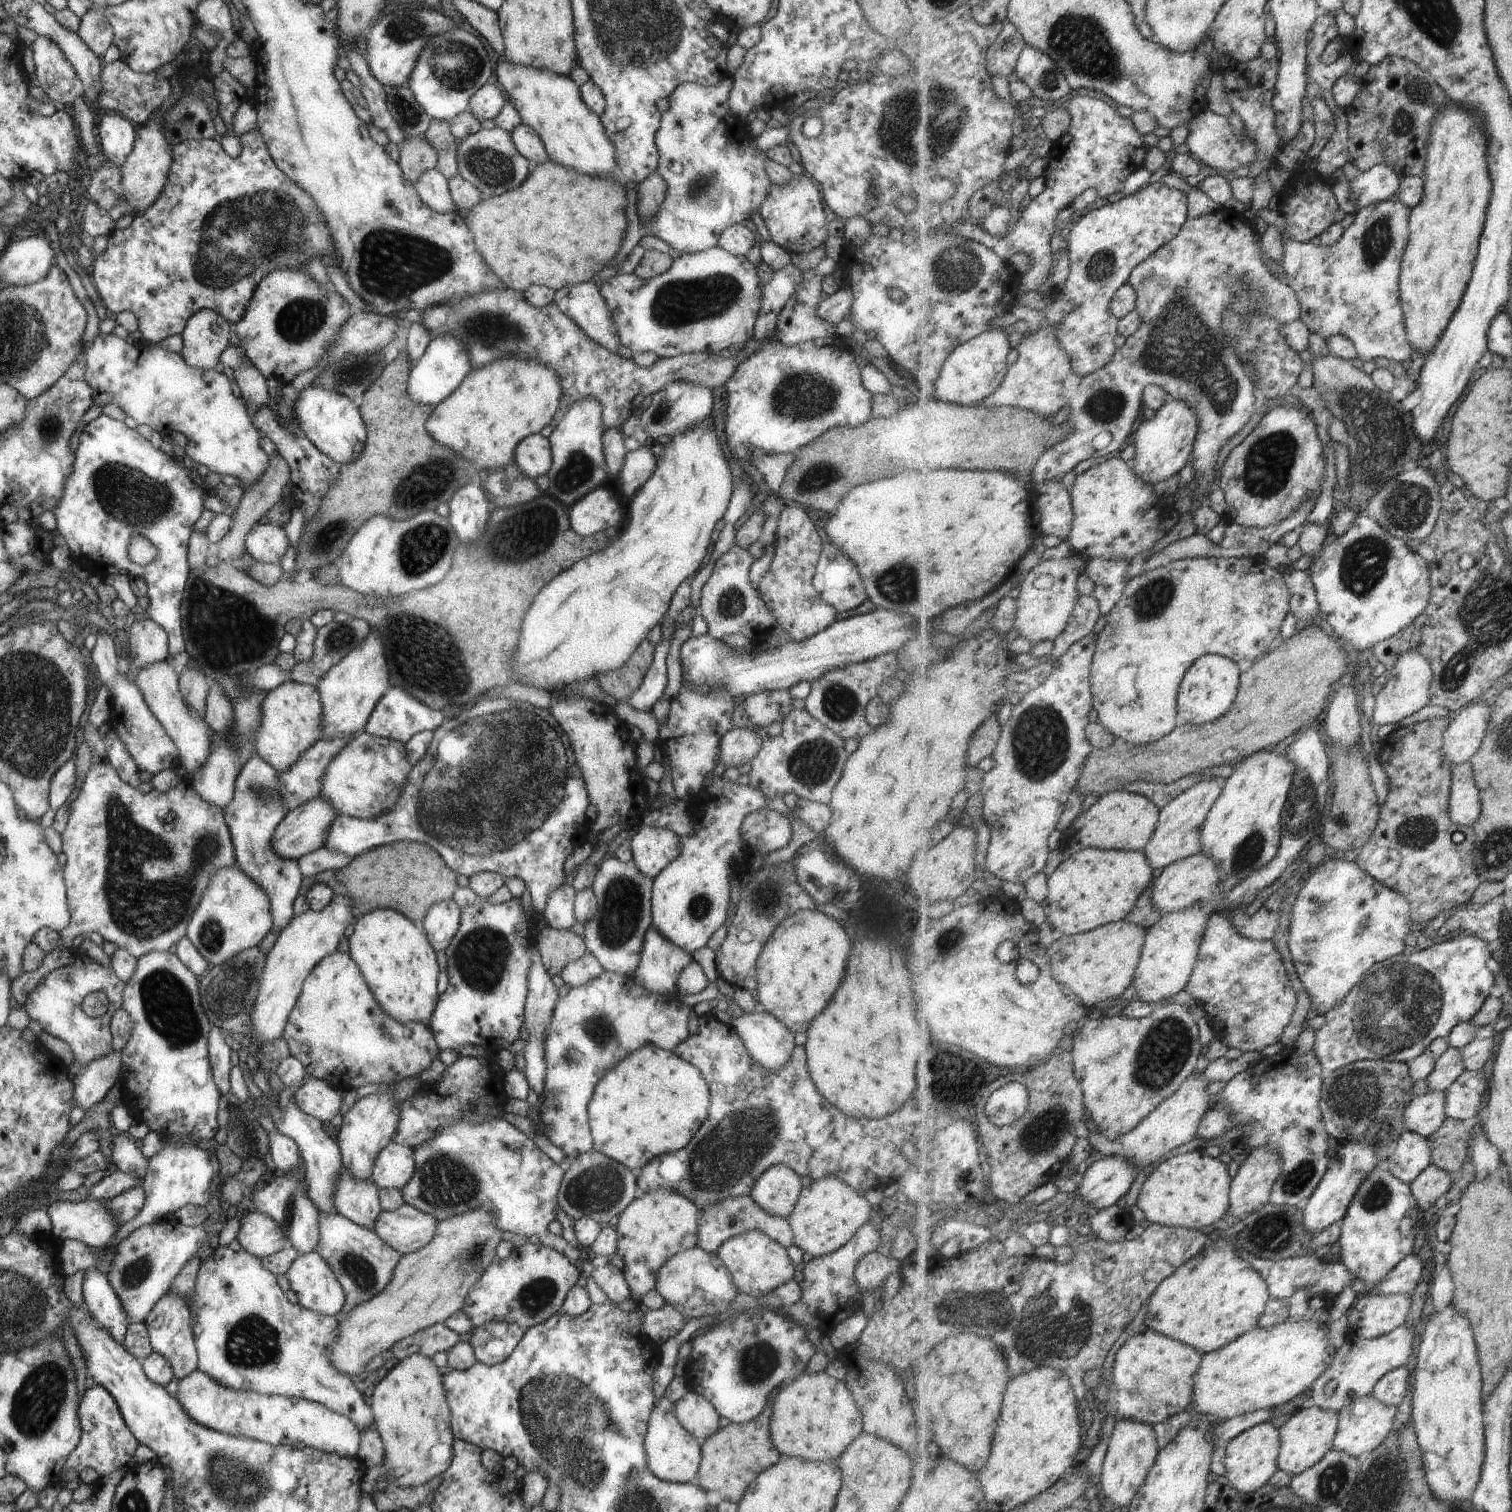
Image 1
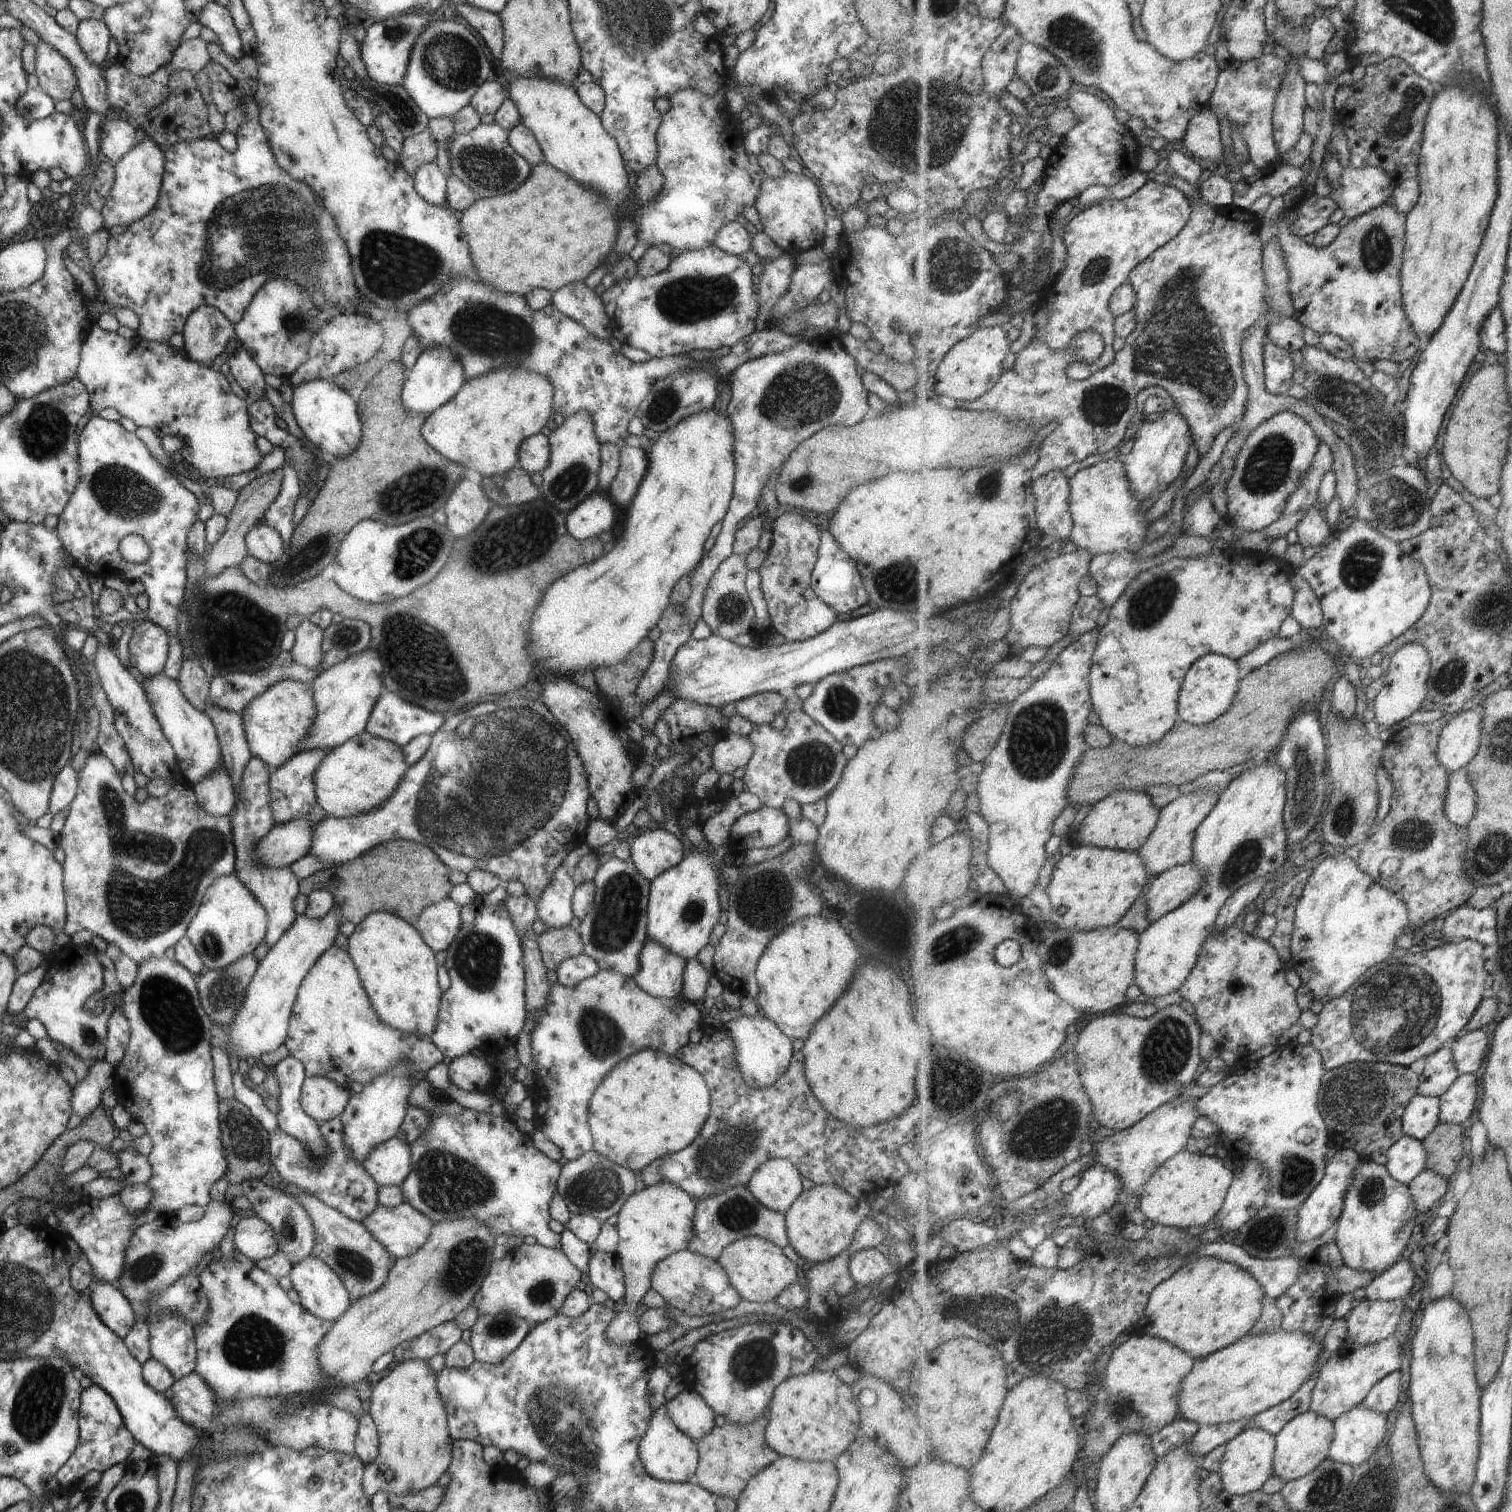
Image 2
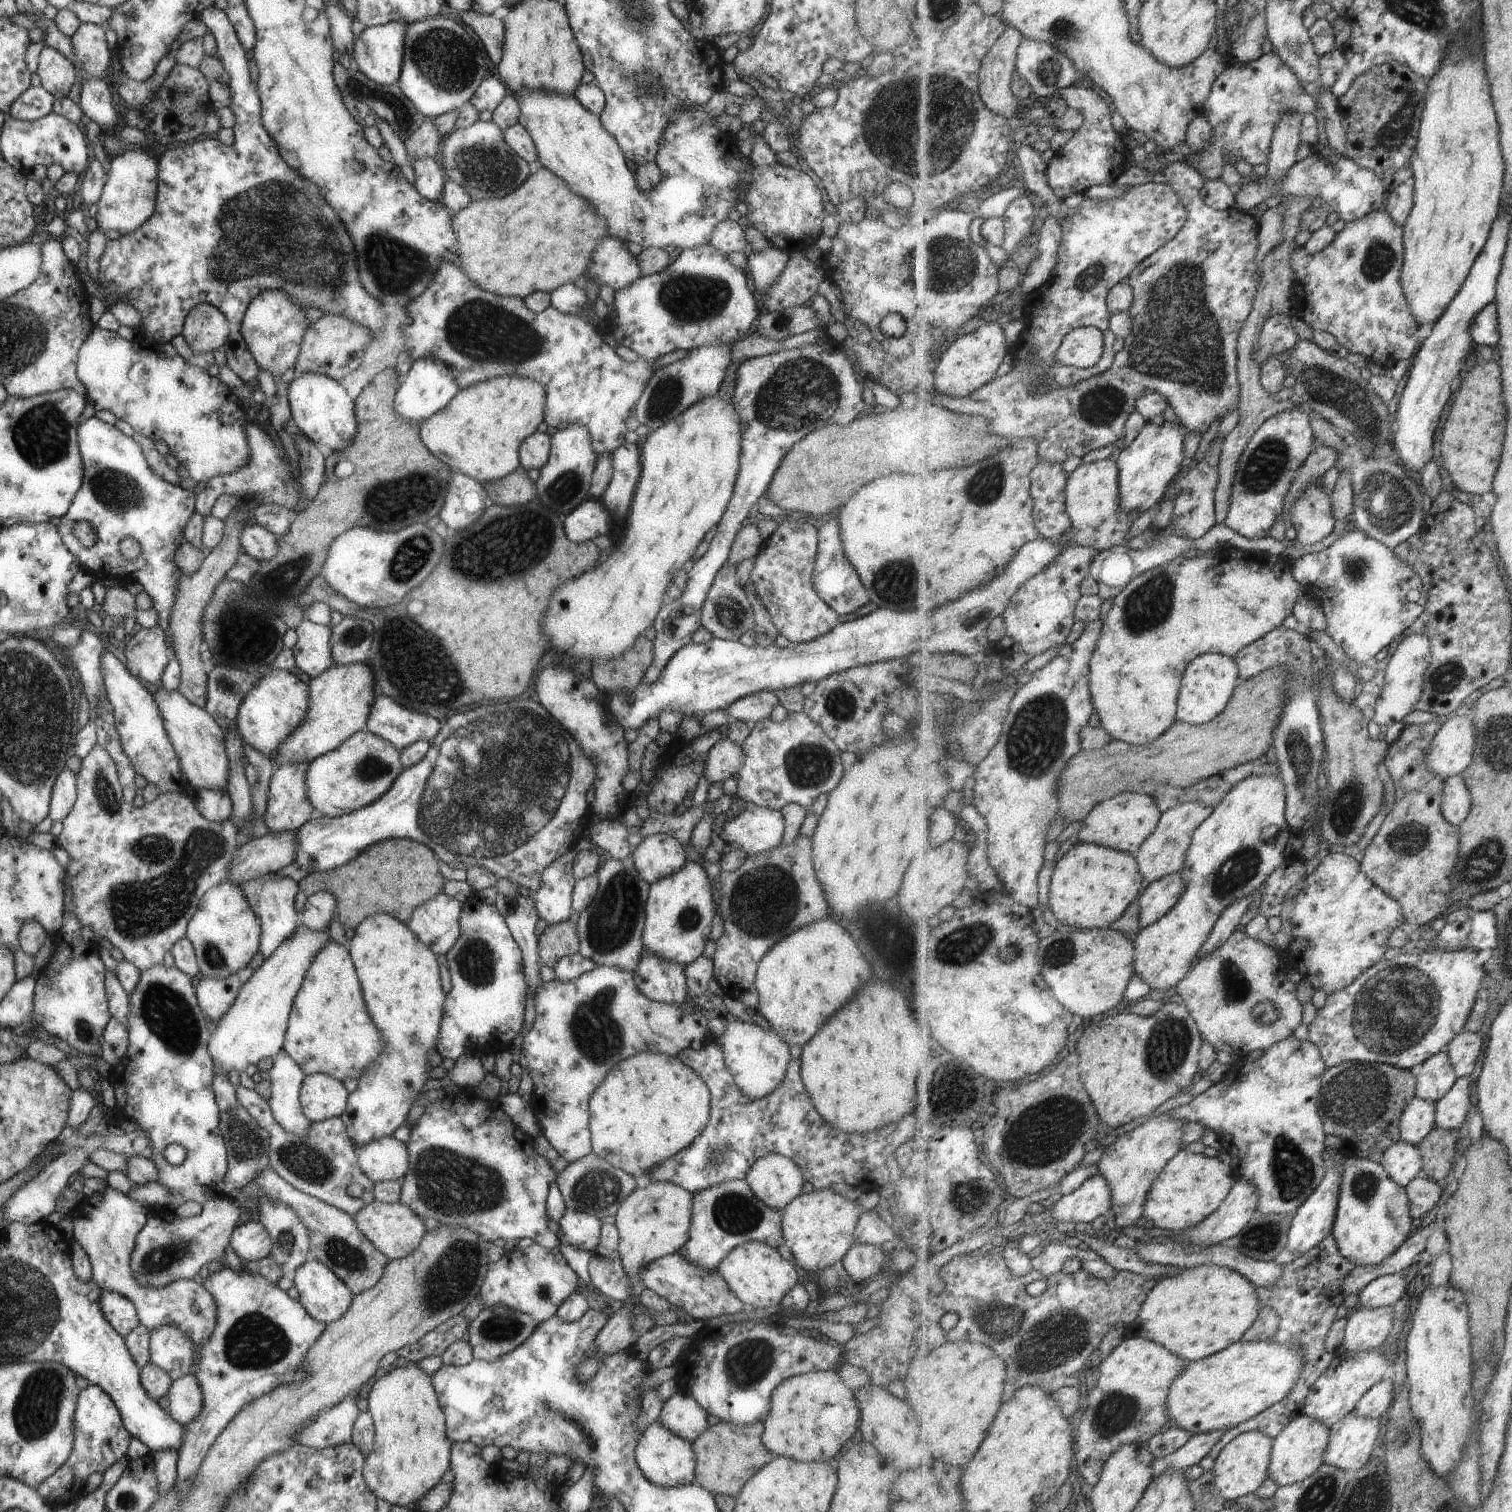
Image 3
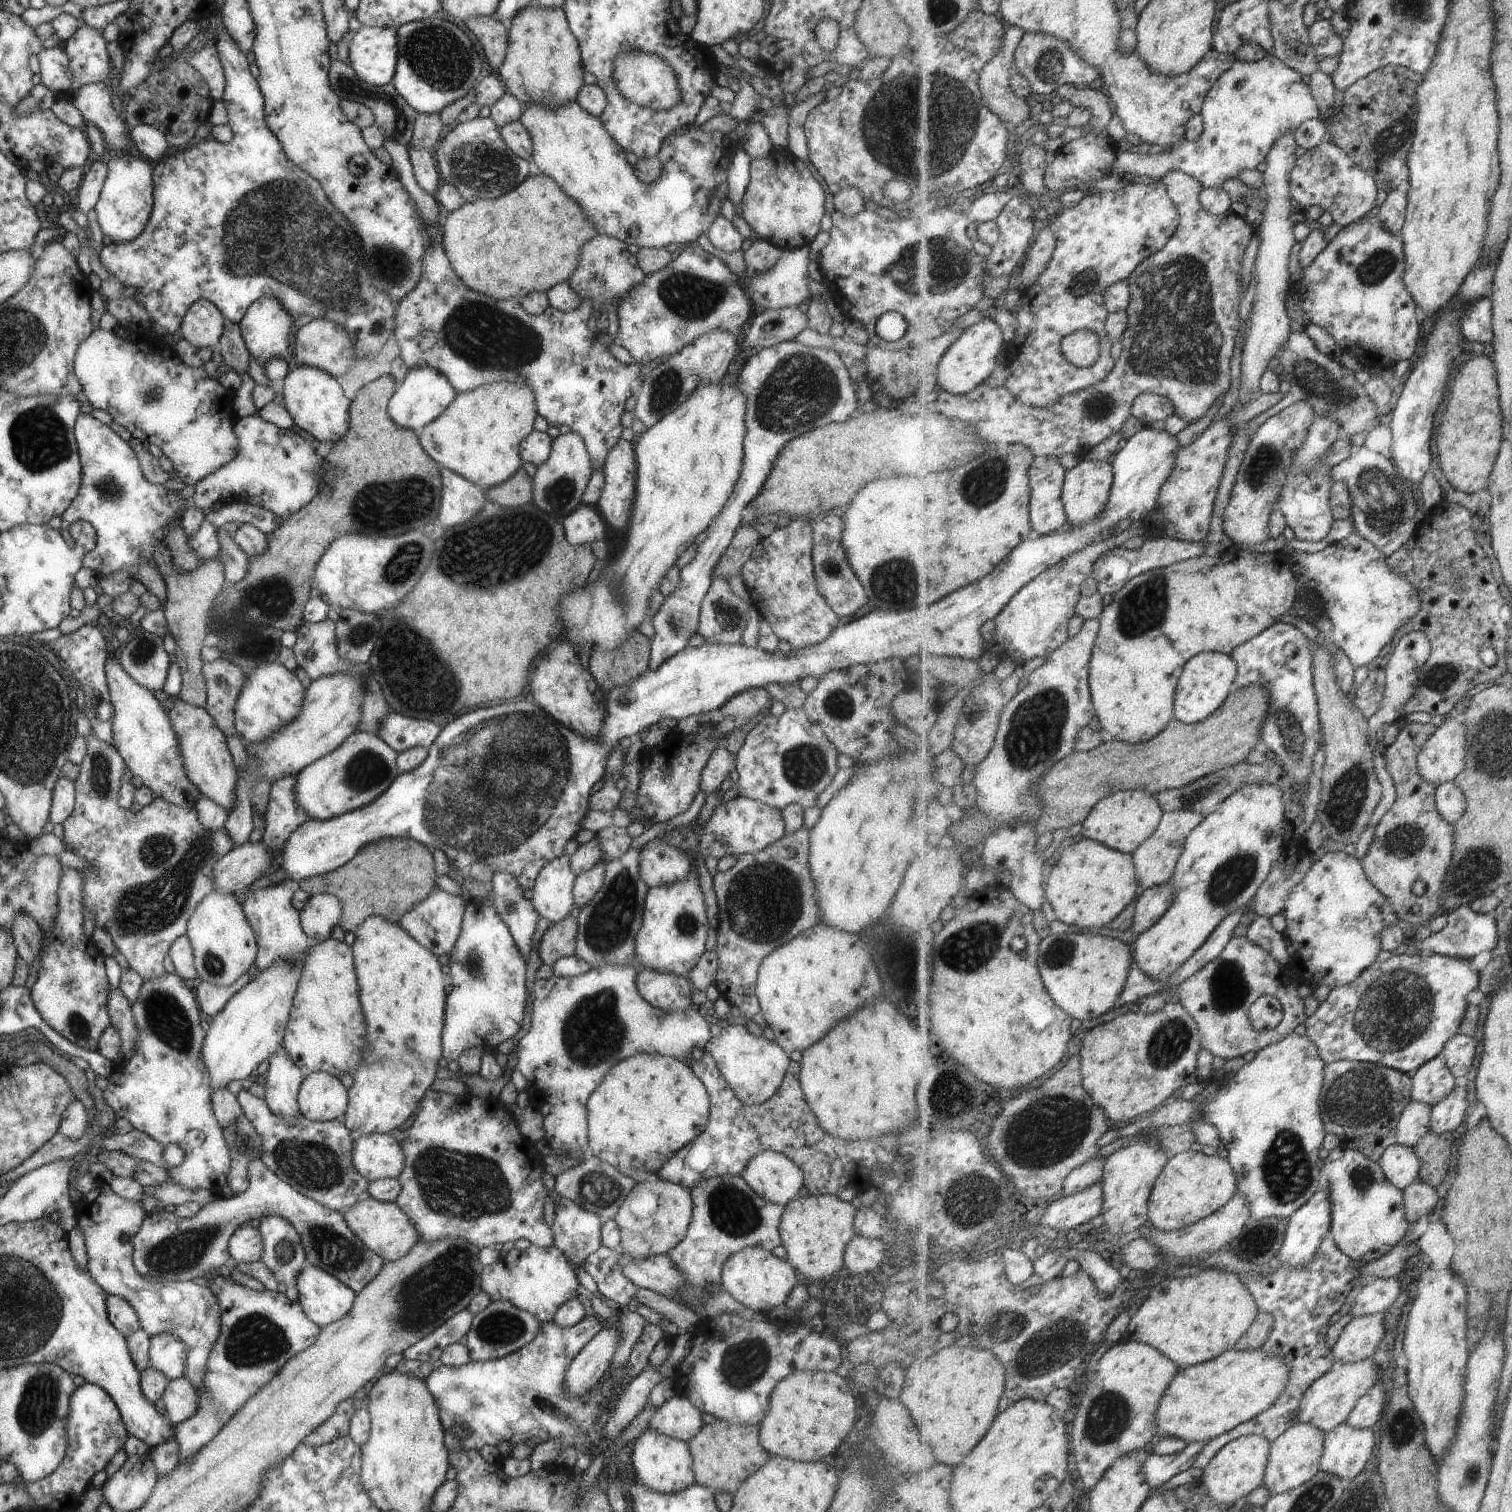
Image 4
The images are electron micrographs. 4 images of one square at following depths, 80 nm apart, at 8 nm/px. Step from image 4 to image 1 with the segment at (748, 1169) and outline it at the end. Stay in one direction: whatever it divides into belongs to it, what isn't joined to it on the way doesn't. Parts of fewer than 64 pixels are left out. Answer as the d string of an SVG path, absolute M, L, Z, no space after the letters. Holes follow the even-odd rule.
M771 1165L756 1178L749 1195L762 1211L787 1218L800 1193L799 1179L786 1165Z

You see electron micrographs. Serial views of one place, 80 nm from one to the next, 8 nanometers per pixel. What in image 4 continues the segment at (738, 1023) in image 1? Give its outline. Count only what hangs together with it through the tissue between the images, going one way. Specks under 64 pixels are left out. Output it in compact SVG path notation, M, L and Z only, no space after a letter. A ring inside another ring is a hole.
M723 1024L717 1037L710 1037L703 1053L709 1054L734 1095L745 1105L757 1105L768 1099L780 1085L790 1061L774 1040L753 1035L743 1025Z

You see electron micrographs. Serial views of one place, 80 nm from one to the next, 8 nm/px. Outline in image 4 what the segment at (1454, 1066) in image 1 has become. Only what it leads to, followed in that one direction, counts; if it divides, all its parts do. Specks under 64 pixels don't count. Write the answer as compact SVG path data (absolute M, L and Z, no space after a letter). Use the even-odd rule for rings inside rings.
M1444 1053L1424 1064L1412 1078L1412 1100L1434 1107L1460 1083L1449 1070Z

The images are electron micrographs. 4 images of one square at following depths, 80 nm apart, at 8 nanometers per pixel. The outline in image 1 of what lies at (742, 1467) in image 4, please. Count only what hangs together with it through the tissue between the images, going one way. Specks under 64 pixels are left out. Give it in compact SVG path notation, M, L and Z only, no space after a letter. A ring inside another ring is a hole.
M771 1402L753 1420L730 1423L701 1441L701 1460L695 1476L701 1489L717 1492L721 1500L737 1504L753 1478L779 1460L780 1454L770 1441L769 1414Z

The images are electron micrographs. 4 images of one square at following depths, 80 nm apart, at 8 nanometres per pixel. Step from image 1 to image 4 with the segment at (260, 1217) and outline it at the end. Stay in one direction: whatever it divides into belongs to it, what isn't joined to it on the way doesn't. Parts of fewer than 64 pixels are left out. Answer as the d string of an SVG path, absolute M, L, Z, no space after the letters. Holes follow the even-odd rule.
M249 1224L237 1227L228 1238L228 1253L235 1263L250 1263L260 1258L262 1238L259 1229Z

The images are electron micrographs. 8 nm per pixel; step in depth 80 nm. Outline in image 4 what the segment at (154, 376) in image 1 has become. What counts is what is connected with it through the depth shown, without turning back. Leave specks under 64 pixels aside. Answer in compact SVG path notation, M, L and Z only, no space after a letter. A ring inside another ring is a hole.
M100 327L93 329L77 347L73 370L88 400L89 409L99 408L109 414L112 422L121 424L143 444L155 444L161 448L173 465L176 478L187 485L194 485L229 462L237 450L237 437L233 425L237 420L233 410L233 389L223 387L212 379L203 367L189 367L166 343L150 337L139 337L134 342L116 337L112 331Z

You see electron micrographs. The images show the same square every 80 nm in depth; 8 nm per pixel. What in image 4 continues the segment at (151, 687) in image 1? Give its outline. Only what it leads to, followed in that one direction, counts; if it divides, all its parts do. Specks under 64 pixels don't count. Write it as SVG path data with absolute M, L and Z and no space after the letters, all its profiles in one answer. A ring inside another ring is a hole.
M178 697L172 698L170 705L166 708L166 713L177 737L183 768L189 782L198 788L199 793L229 812L232 809L234 786L238 776L227 749L224 734L204 708L187 704Z

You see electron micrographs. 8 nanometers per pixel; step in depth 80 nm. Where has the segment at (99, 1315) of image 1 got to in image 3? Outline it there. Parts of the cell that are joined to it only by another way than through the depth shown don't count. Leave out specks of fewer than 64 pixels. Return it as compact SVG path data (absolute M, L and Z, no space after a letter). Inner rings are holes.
M101 1291L98 1305L113 1330L124 1337L138 1325L138 1316L131 1301L115 1291Z

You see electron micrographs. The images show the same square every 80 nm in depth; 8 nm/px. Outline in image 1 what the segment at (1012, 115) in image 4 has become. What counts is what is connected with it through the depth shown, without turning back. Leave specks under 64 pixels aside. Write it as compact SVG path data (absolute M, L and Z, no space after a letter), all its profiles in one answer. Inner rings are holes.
M1011 21L1004 22L1004 29L987 53L990 74L1015 78L1016 66L1027 46L1019 29Z

